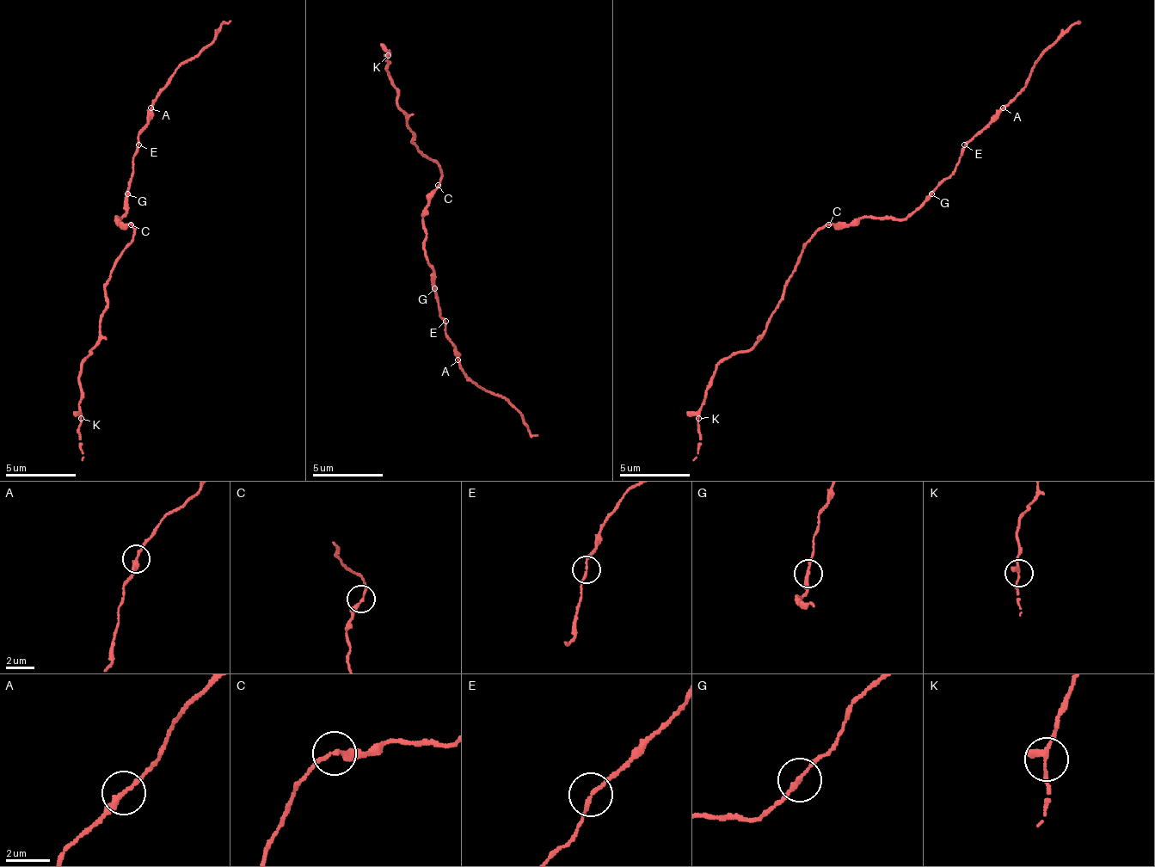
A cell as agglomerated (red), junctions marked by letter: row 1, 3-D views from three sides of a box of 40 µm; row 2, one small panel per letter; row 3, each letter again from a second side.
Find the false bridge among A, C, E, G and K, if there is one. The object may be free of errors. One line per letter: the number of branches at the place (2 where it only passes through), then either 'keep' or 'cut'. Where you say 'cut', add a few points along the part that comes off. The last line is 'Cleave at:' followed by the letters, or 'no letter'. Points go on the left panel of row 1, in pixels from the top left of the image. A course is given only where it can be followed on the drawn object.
A: 2 branches meet; cut; foreign part runs (151, 109), (165, 81), (193, 59), (214, 32), (232, 21)
C: 2 branches meet; keep
E: 2 branches meet; keep
G: 2 branches meet; keep
K: 2 branches meet; keep
Cleave at: A

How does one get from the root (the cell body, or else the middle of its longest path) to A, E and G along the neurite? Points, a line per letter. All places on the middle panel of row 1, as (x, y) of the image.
A: (423, 217), (426, 234), (423, 255), (433, 269), (433, 298), (445, 322), (445, 336), (458, 360)
E: (423, 217), (423, 230), (426, 234), (423, 255), (433, 269), (433, 298), (445, 322)
G: (423, 217), (423, 230), (426, 234), (423, 255), (433, 269), (433, 287)

